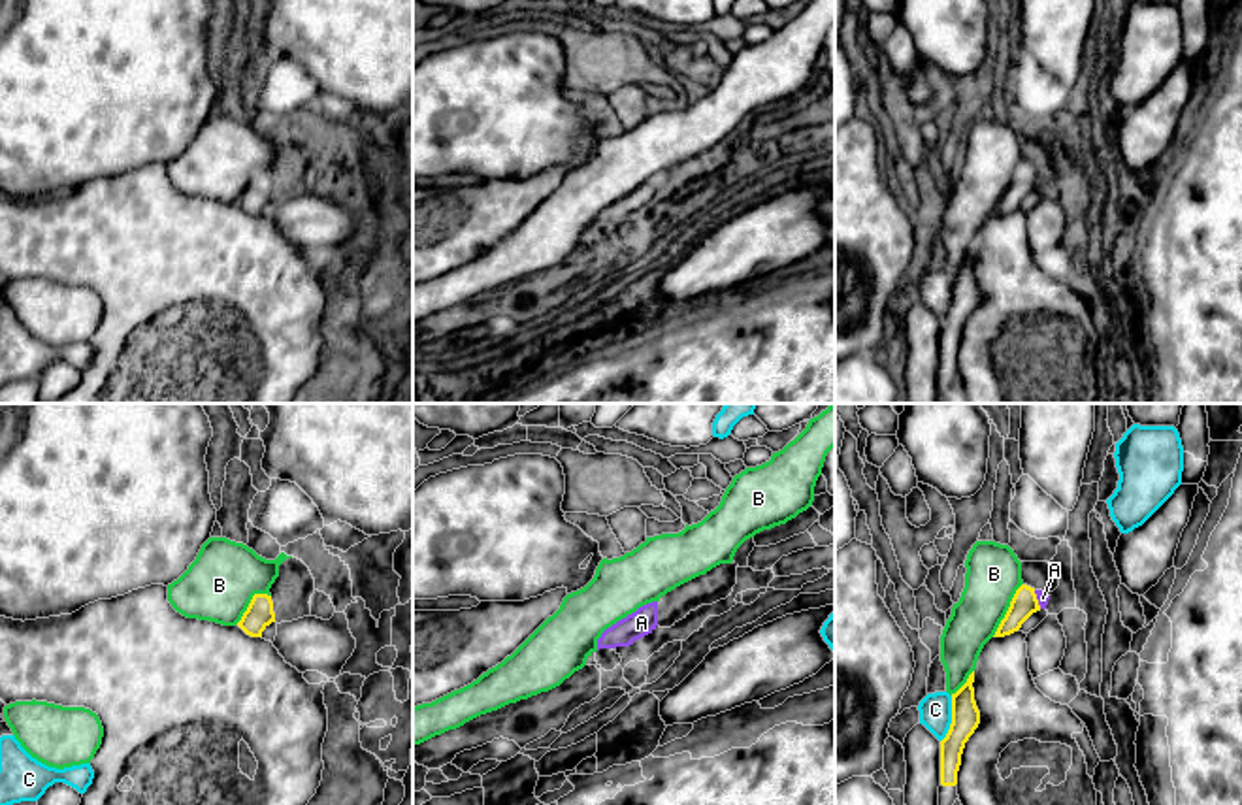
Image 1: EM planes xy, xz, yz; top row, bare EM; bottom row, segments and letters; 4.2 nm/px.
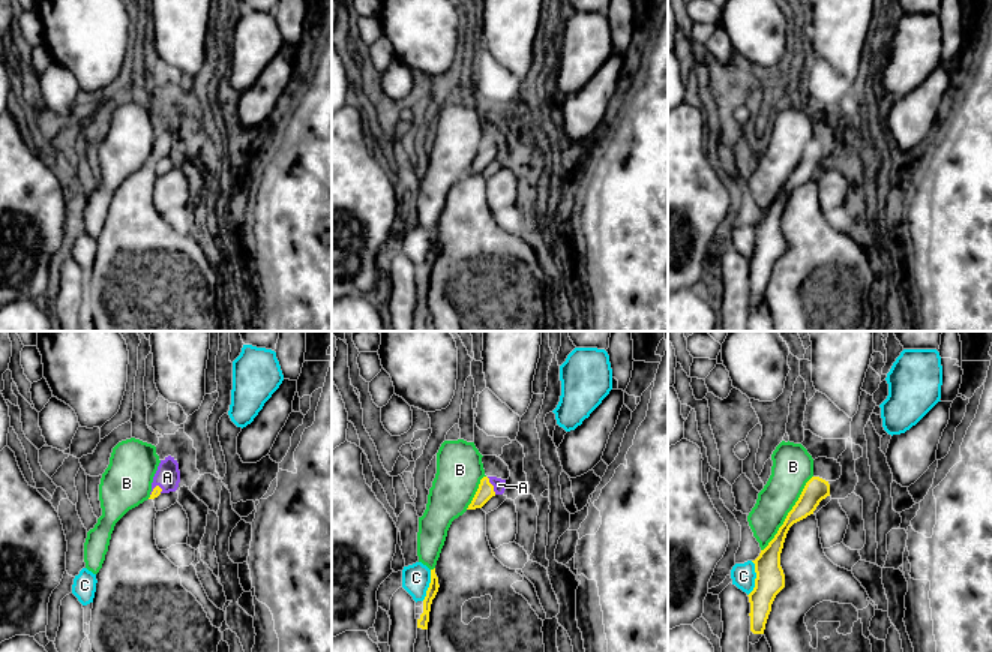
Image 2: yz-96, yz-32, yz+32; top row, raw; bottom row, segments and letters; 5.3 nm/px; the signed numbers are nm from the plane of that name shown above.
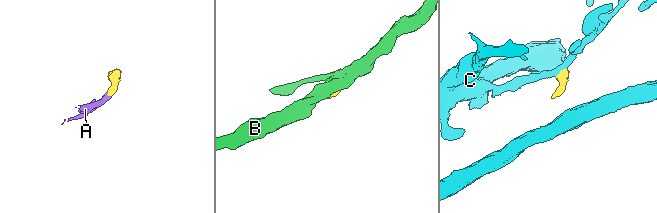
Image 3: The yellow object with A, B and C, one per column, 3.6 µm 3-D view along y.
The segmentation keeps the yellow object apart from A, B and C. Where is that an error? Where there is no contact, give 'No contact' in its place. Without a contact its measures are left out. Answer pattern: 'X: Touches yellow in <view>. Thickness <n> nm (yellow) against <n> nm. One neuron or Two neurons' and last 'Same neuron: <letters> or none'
A: Touches yellow in yz. Thickness 110 nm (yellow) against 50 nm. One neuron
B: Touches yellow in yz. Thickness 110 nm (yellow) against 240 nm. Two neurons
C: Touches yellow in yz. Thickness 130 nm (yellow) against 140 nm. Two neurons
Same neuron: A

